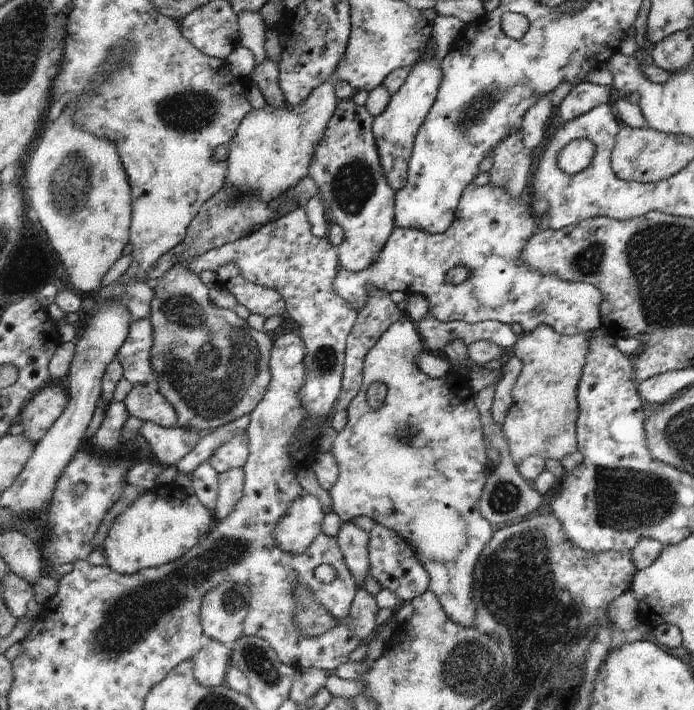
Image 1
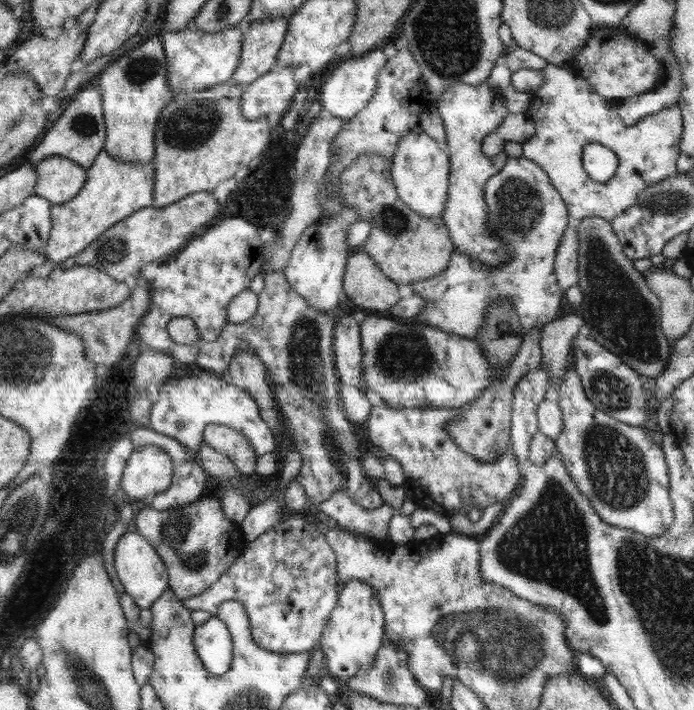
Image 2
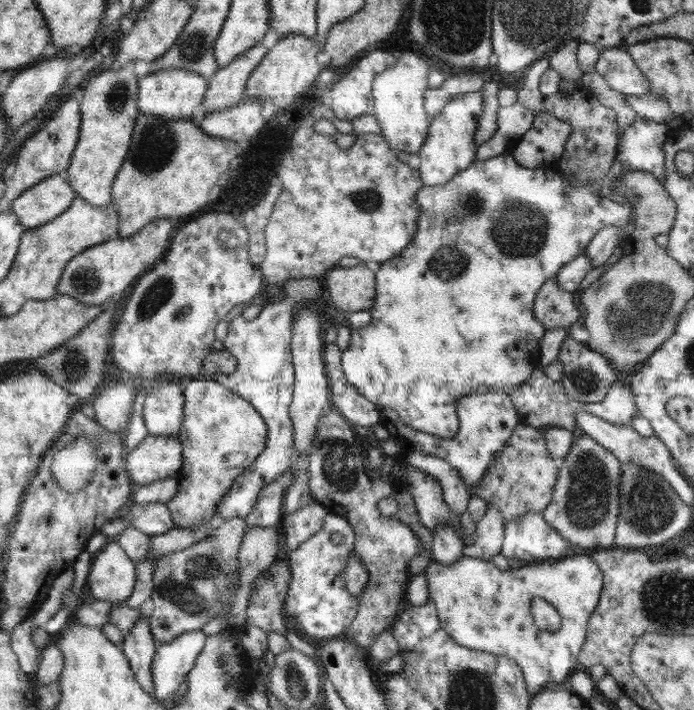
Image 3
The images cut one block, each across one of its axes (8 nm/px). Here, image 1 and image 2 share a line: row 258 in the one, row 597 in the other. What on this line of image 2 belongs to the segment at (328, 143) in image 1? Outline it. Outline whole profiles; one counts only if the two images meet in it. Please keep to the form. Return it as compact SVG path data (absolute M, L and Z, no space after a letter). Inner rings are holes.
M349 580L340 587L338 600L330 613L318 648L324 654L328 673L347 683L359 671L372 667L385 637L385 616L374 589L361 580Z

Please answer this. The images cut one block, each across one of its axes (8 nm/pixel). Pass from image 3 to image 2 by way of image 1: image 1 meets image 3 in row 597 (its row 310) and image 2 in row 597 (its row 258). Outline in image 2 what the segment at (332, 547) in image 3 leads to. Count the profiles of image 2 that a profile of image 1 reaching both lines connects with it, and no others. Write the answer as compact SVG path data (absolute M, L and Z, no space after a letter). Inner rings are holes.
M289 514L249 543L214 584L200 595L181 599L181 602L191 612L205 610L212 616L218 616L222 603L237 600L247 612L251 634L257 646L268 652L300 654L318 648L322 631L336 606L339 591L336 555L325 536L310 517Z

